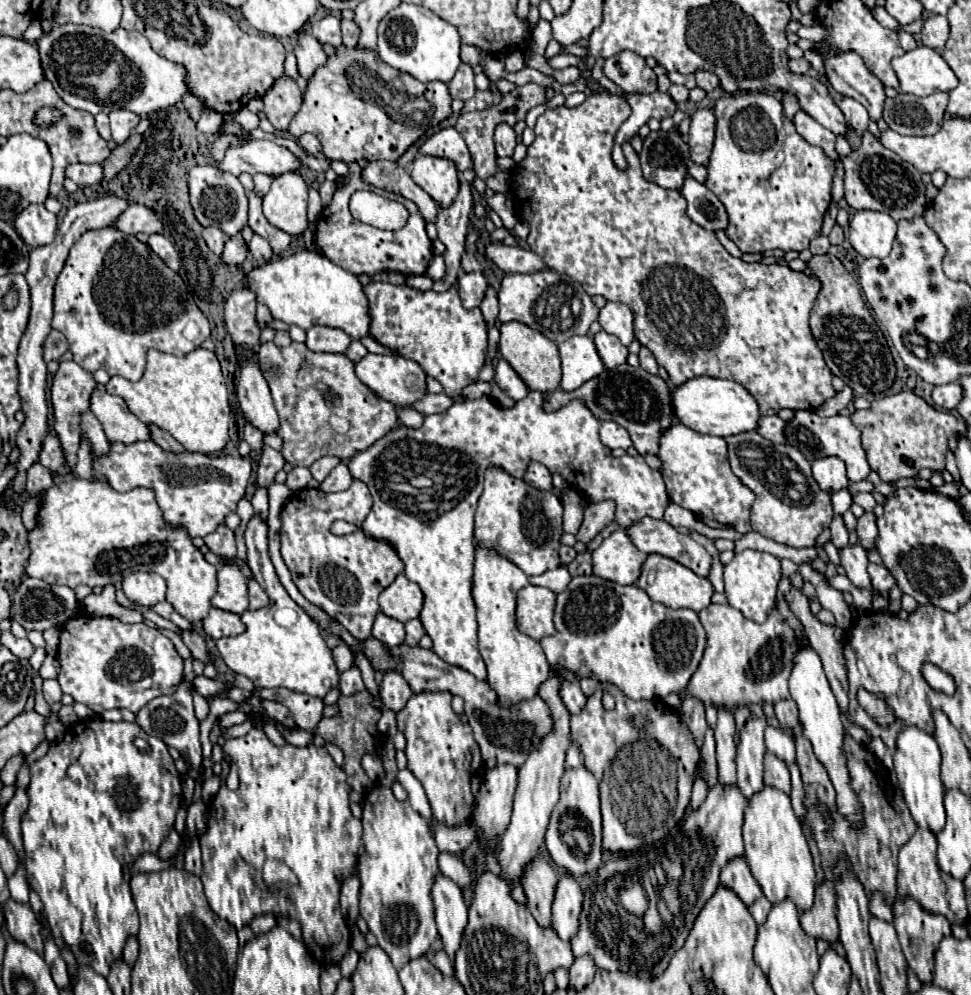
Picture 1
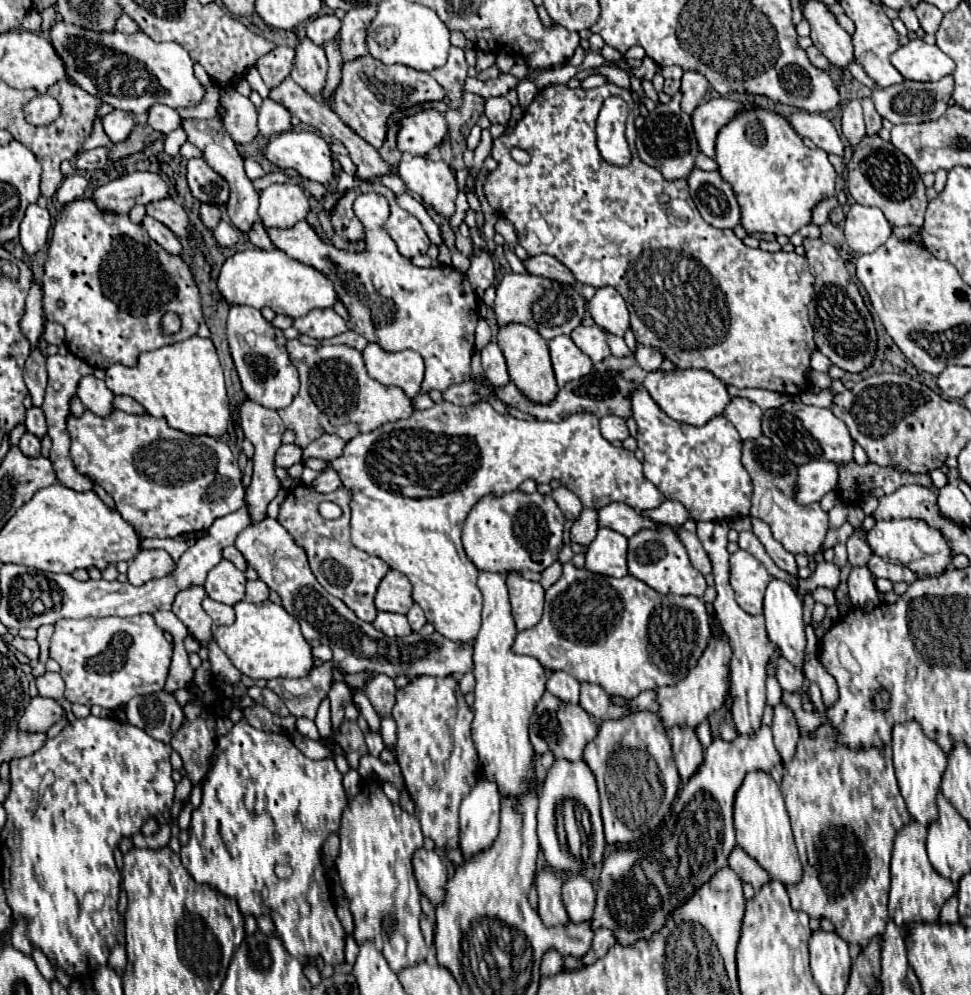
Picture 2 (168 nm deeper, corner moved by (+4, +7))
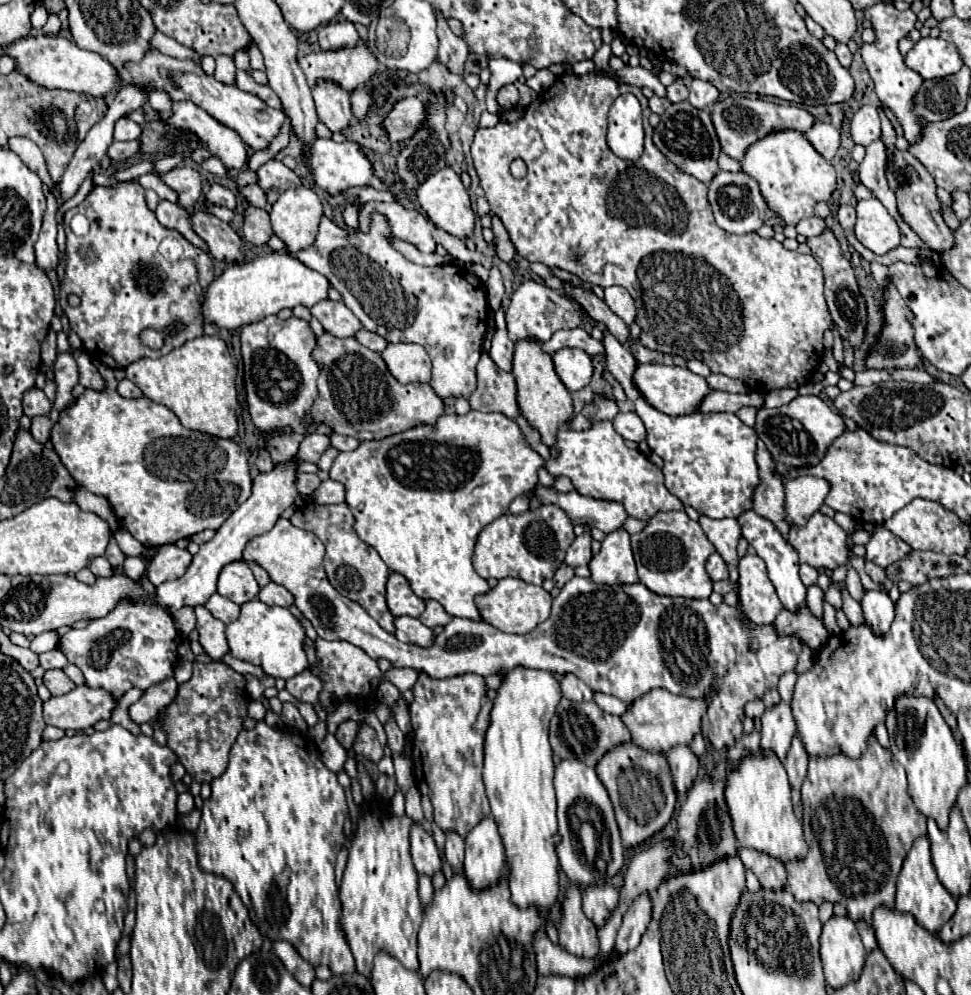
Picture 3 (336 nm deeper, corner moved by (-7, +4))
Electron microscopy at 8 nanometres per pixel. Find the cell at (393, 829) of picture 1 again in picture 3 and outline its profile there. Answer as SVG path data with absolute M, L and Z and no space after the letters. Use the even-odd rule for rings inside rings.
M375 810L375 812L365 812L357 834L353 838L353 844L349 848L349 860L347 868L339 886L339 902L341 902L341 928L345 932L347 944L355 956L357 972L363 976L371 976L371 964L373 956L377 952L387 952L393 958L397 958L405 968L417 970L419 960L417 960L417 930L423 920L423 906L419 902L417 894L417 872L411 864L409 856L409 828L413 820L409 816L403 818L393 818L387 814L387 810Z

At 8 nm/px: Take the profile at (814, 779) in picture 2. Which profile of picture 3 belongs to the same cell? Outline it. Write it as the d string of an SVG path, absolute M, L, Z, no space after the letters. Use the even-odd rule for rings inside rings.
M875 734L867 740L867 750L861 758L851 760L843 754L827 756L827 758L811 758L809 760L809 774L801 788L801 802L803 802L803 830L805 842L809 852L801 860L789 860L787 878L789 890L793 892L795 900L799 902L841 902L847 908L847 914L853 922L865 920L871 922L873 910L883 904L893 908L895 906L895 882L901 870L901 864L911 850L913 842L927 834L925 816L913 806L911 796L907 794L906 773L893 758L891 750L883 748Z

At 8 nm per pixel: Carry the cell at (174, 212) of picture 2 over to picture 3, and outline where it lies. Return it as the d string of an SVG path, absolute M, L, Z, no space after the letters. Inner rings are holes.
M205 210L191 212L191 222L193 222L195 232L211 248L213 258L227 262L227 264L243 260L243 240L227 222L219 220L217 216Z

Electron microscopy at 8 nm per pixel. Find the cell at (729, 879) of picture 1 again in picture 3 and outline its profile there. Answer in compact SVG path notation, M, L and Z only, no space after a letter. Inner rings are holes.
M741 848L739 858L743 860L745 868L755 872L763 890L783 890L787 886L787 872L781 860L751 848Z

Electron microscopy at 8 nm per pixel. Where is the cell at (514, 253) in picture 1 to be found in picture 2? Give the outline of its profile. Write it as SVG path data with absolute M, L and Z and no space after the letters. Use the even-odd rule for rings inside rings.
M544 253L530 255L522 263L524 263L526 271L532 273L532 275L542 275L542 277L548 277L548 279L554 279L554 281L560 281L560 283L570 283L570 285L576 283L572 273L552 255L544 255Z

